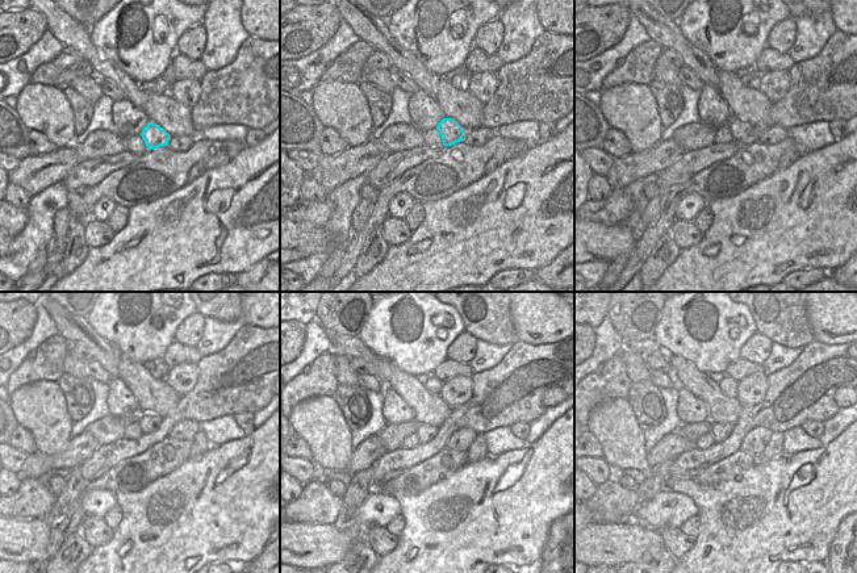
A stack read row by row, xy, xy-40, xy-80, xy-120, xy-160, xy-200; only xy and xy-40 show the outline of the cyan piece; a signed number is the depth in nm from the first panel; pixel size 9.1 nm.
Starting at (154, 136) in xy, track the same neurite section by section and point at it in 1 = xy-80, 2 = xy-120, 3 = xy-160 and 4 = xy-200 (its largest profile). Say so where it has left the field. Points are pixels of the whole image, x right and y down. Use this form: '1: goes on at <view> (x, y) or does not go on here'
1: goes on at xy-80 (740, 130)
2: goes on at xy-120 (149, 422)
3: goes on at xy-160 (426, 433)
4: goes on at xy-200 (720, 431)

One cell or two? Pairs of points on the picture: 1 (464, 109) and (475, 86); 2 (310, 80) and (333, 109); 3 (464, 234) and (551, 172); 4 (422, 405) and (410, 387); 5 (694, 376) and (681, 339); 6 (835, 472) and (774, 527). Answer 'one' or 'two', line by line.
1: two
2: two
3: one
4: one
5: two
6: one

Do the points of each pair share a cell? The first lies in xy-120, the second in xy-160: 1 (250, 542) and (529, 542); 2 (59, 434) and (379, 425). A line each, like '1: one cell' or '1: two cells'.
1: one cell
2: two cells

